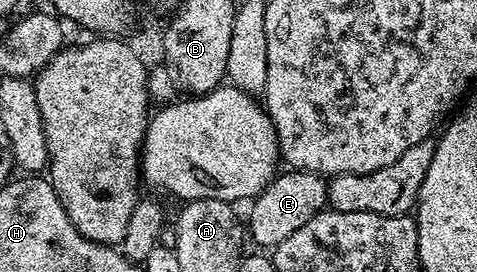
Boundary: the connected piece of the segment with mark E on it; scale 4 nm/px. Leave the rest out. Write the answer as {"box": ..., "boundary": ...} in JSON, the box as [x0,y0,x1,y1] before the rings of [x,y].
{"box":[248,169,328,247],"boundary":[[[299,169],[282,171],[275,176],[274,180],[253,198],[250,209],[250,225],[248,221],[248,237],[255,241],[255,246],[273,247],[279,245],[296,227],[304,227],[308,219],[323,212],[327,208],[326,188],[328,181],[325,176]]]}

